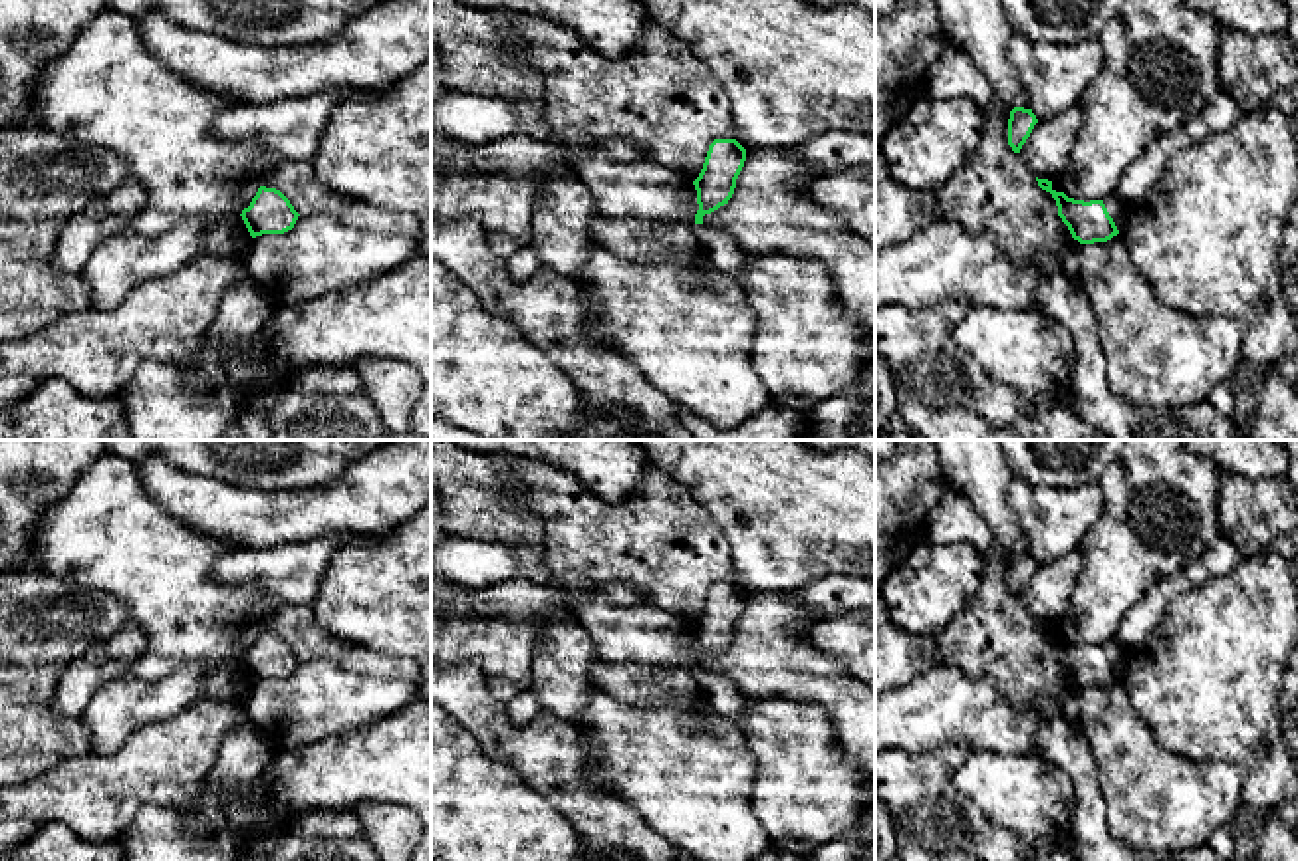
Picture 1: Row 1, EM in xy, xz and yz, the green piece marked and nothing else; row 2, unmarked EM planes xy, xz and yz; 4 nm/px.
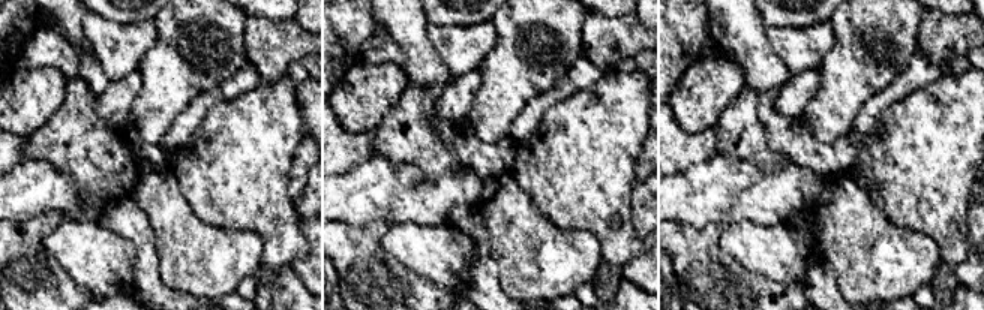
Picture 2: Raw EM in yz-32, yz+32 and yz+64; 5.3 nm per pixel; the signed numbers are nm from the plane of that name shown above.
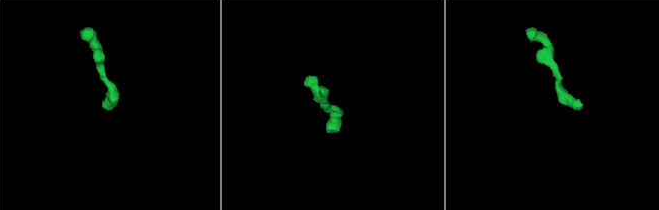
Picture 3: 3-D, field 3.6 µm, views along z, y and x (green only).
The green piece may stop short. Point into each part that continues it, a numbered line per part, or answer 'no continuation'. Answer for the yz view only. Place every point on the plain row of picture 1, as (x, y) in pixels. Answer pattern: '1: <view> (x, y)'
1: yz (1116, 653)

